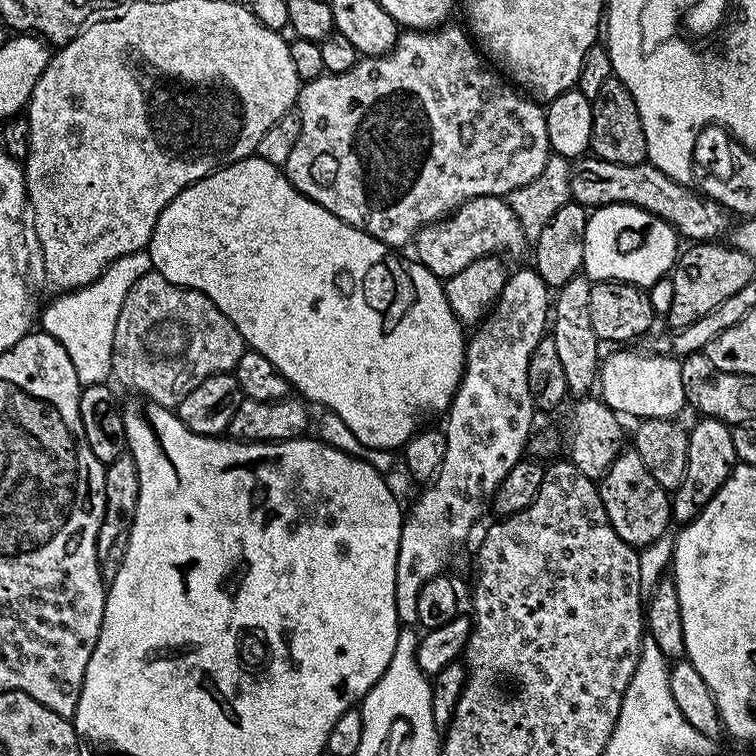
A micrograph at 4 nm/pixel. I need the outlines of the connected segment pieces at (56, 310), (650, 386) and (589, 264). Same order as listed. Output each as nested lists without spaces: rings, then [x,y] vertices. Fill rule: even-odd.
[[[148,251],[126,254],[118,258],[94,282],[81,288],[64,290],[44,312],[43,331],[66,346],[70,362],[78,374],[81,385],[103,384],[112,376],[112,351],[114,350],[114,326],[118,326],[118,314],[122,314],[122,302],[130,294],[130,286],[142,278],[142,274],[153,271]]]
[[[612,350],[609,356],[607,353],[603,357],[598,377],[598,392],[604,403],[613,412],[625,417],[628,415],[663,420],[679,417],[679,412],[686,408],[680,360],[671,356],[649,354],[647,351],[624,351],[628,350]]]
[[[605,204],[588,217],[582,272],[593,282],[622,280],[647,290],[654,282],[665,279],[676,267],[681,248],[682,240],[677,230],[662,218],[638,206]]]

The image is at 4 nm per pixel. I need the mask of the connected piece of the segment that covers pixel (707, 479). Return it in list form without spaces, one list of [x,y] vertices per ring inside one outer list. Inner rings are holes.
[[[709,416],[697,419],[697,421],[696,425],[691,425],[688,433],[690,458],[686,462],[686,478],[682,478],[682,486],[678,486],[670,496],[672,519],[680,526],[688,524],[704,509],[706,502],[710,502],[710,498],[718,494],[722,482],[726,482],[728,473],[737,463],[732,428],[723,424],[721,420],[715,420]]]

